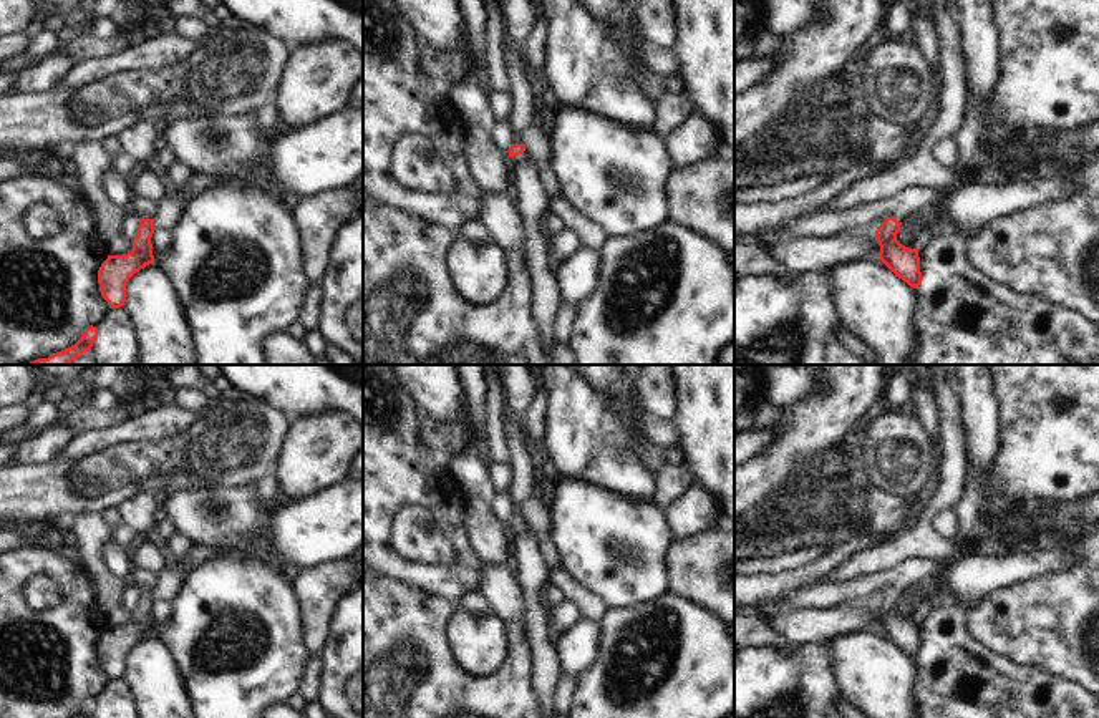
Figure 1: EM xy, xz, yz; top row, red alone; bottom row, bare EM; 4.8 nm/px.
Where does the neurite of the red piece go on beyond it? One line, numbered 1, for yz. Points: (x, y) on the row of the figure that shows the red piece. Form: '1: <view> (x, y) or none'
1: yz (823, 224)

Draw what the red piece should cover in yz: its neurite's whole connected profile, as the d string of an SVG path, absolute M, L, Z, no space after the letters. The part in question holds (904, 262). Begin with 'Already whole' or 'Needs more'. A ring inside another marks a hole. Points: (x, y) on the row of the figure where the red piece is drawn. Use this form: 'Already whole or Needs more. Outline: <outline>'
Needs more. Outline: M912 186L880 202L854 209L819 209L809 216L777 226L754 240L756 245L774 245L791 239L830 239L845 232L870 232L874 227L880 245L880 260L910 287L917 289L923 277L918 249L908 249L897 240L902 222L915 214L937 209L943 192L928 186Z

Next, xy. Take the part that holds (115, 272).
Needs more. Outline: M133 197L134 214L139 217L138 234L133 239L133 250L123 255L108 255L98 270L98 284L109 308L119 308L126 302L129 279L149 264L154 264L151 237L159 202Z

